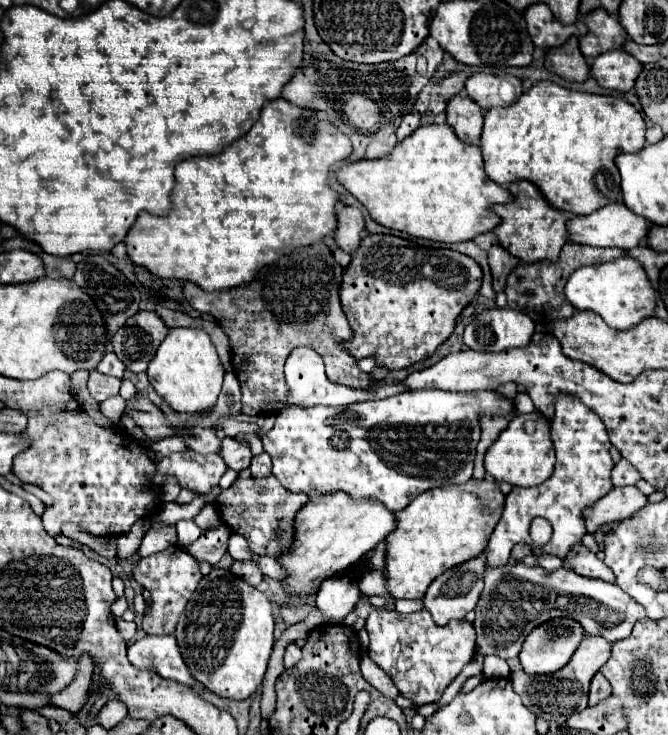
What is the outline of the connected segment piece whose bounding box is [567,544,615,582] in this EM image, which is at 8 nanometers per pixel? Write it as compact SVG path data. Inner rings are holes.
M575 544L575 548L571 548L571 552L567 554L571 568L585 578L597 578L597 580L605 580L605 582L613 582L615 574L613 570L599 560L591 550L587 550L583 544Z

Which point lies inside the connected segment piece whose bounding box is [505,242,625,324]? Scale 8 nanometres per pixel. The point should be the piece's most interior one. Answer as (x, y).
(537, 289)

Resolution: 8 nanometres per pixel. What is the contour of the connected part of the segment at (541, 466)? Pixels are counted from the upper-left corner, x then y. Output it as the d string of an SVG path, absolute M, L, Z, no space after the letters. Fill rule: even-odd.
M539 412L517 414L485 454L485 470L497 482L509 482L513 486L541 484L543 480L547 480L551 476L553 468L555 468L555 450L553 450L551 438L549 438L549 420ZM525 420L535 420L533 434L527 434L523 430Z

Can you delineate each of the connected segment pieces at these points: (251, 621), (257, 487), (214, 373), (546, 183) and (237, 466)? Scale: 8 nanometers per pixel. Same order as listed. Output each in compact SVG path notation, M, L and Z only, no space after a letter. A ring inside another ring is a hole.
M213 566L187 602L175 638L195 680L213 694L245 700L263 682L273 648L273 626L273 602L267 594L235 576L229 568Z
M275 476L267 478L247 478L235 480L229 490L221 492L217 498L217 508L221 520L229 524L229 528L247 538L249 548L257 554L281 556L289 550L295 540L295 514L309 500L305 492L287 490Z
M195 328L169 330L167 338L161 342L155 358L151 360L151 364L147 368L149 382L153 384L157 394L163 396L163 400L173 410L189 412L189 414L207 410L207 408L211 408L211 404L215 404L215 400L221 392L223 374L225 374L225 370L221 366L221 360L217 356L217 350L215 350L209 334L203 330L195 330Z
M551 80L533 84L513 106L487 110L481 134L487 176L501 186L509 186L515 180L529 180L539 186L539 190L555 208L571 214L591 214L605 204L617 202L621 188L615 156L621 152L639 152L643 146L645 120L627 100L621 96L575 92Z
M223 438L221 444L223 444L223 448L221 448L219 454L223 456L223 460L227 462L227 466L231 470L239 472L239 470L249 468L253 454L251 454L251 448L249 448L247 442L241 442L237 438Z

